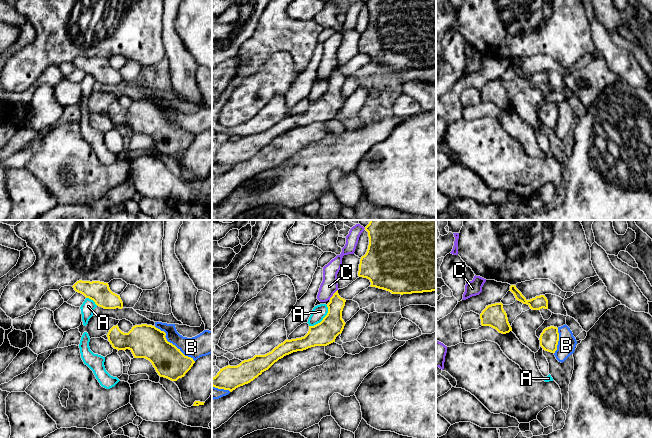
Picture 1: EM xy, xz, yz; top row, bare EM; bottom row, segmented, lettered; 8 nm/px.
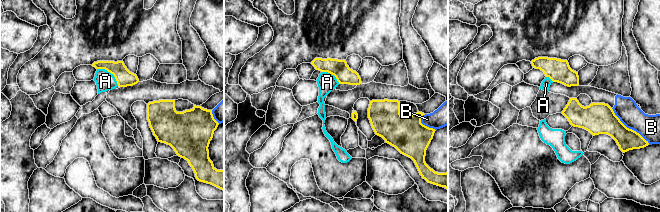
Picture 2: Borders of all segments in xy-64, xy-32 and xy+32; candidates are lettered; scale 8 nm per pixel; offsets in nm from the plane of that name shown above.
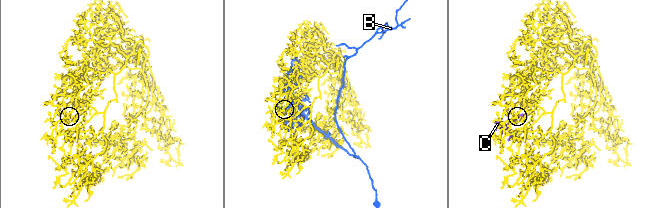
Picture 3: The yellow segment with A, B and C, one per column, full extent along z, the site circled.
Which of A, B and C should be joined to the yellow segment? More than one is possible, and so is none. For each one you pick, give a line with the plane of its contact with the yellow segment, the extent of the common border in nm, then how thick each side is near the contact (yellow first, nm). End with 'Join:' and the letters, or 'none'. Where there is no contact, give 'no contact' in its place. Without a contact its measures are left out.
A: xz | 220 nm | 190/110 nm
Join: A

